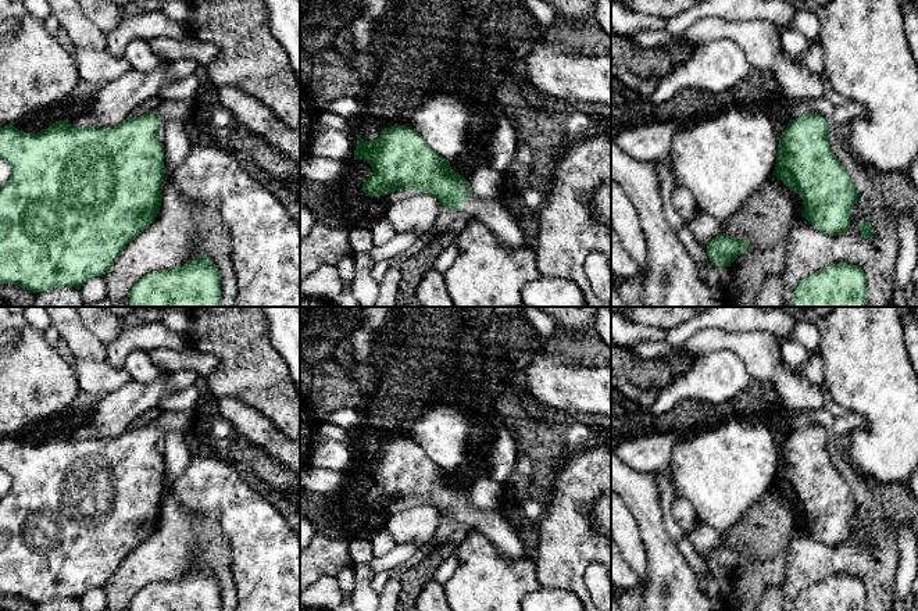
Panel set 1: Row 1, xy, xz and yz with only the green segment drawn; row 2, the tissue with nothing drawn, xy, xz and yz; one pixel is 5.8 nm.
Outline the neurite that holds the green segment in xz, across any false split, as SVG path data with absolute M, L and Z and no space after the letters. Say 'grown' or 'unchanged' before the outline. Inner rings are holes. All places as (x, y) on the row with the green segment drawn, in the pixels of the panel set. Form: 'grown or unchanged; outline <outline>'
grown; outline M390 126L378 139L368 142L357 135L356 160L372 167L362 183L367 196L418 189L437 199L442 208L465 212L486 225L506 247L528 247L524 232L499 197L481 199L469 193L465 178L453 171L450 161L433 151L412 128Z

